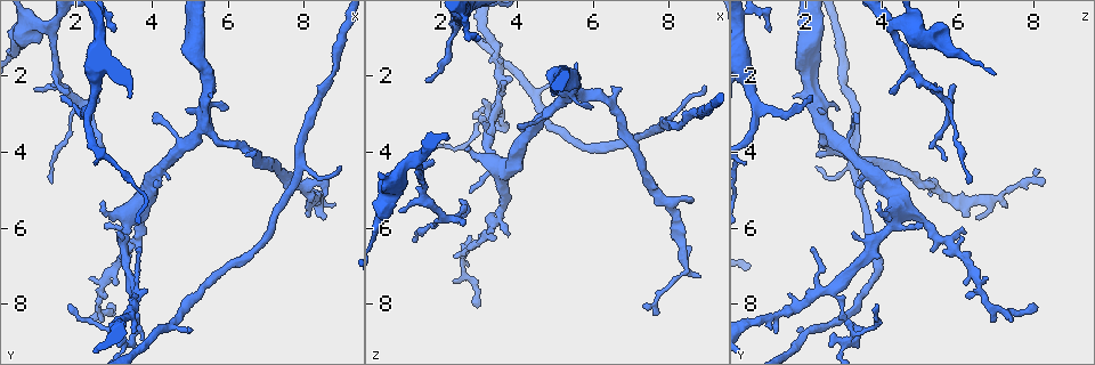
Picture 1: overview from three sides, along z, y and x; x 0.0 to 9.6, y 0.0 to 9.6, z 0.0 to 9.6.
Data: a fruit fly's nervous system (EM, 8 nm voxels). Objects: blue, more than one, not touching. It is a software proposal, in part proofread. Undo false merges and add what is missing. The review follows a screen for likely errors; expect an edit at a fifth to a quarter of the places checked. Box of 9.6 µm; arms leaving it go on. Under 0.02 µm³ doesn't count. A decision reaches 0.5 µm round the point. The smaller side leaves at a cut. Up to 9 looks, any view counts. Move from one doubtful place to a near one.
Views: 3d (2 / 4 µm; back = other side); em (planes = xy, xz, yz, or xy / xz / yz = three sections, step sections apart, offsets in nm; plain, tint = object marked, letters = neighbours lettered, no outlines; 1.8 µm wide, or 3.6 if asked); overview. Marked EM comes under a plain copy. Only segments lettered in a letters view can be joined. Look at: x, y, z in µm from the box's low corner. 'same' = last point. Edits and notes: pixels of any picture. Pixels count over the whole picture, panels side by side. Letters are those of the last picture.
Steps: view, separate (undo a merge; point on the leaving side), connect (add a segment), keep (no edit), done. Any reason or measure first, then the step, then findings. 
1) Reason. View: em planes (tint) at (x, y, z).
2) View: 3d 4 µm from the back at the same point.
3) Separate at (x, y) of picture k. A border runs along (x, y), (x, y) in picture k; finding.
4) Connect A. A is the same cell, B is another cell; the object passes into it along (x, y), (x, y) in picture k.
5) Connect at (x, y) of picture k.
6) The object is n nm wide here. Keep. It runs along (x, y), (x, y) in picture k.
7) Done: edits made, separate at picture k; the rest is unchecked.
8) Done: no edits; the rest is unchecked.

Three arms meet. View: 3d 4 µm at (3.45, 7.60, 2.75).

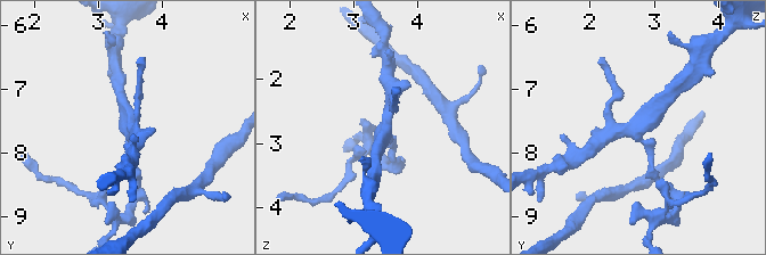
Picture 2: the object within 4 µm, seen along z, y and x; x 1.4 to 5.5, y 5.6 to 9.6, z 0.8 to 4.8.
Now the EM. View: em 3.6 µm planes (tint) at (3.40, 7.65, 2.80).

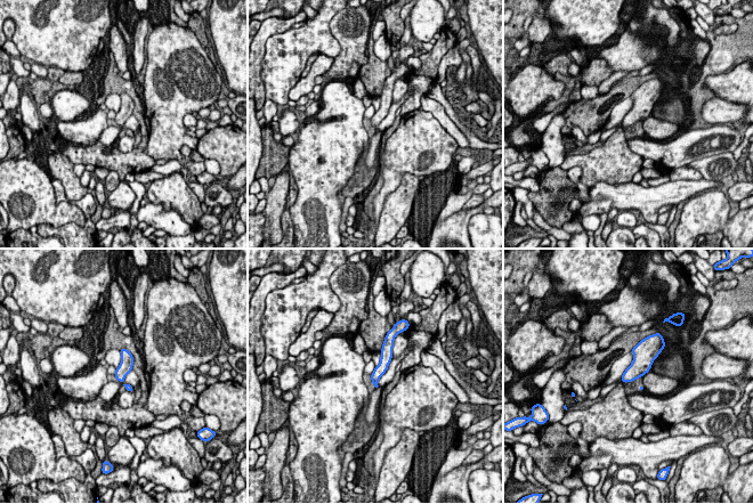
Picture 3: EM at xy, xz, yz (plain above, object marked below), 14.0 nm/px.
View: em 3.6 µm planes (letters) at the same point.

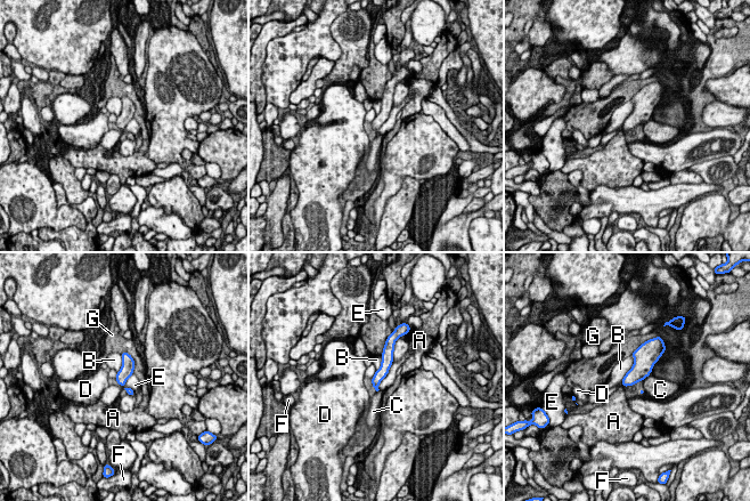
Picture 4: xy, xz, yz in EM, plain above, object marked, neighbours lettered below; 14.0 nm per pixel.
Keep. A, B, C, D, E, F and G are other cells; one cell here.

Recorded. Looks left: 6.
Three arms meet. View: 3d 2 µm at (5.35, 3.30, 2.50).

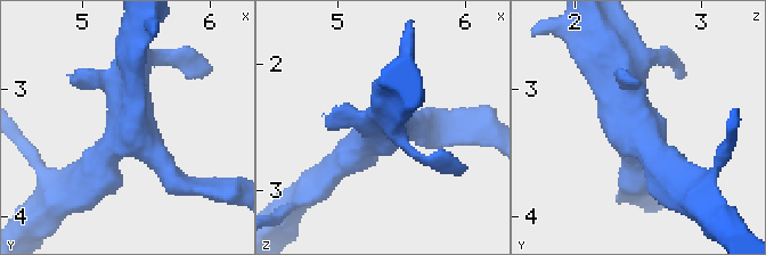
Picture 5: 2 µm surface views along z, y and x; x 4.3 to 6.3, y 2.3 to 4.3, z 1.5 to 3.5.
Need the tissue. View: em yz step 4 (tint) at (5.36, 3.32, 2.54).

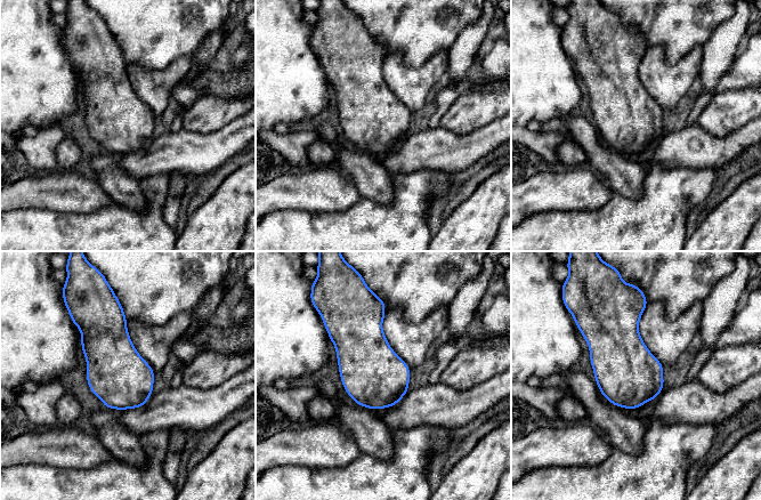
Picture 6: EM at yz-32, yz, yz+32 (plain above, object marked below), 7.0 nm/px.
View: em planes (letters) at the same point.

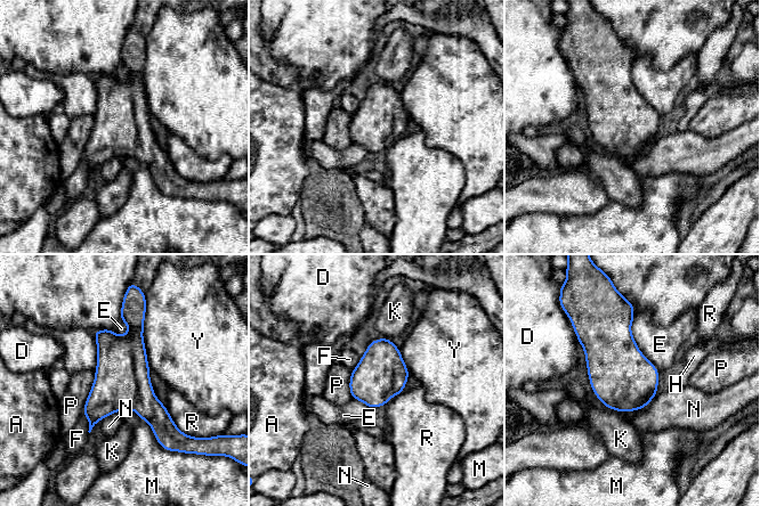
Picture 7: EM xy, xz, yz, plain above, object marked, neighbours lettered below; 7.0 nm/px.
Keep. A, D, E, F, H, K, M, N, P, R and Y are other cells; a border runs along (633, 317), (632, 337), (660, 370) in picture 7; one cell here.

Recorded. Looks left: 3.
Thin end. View: em planes (letters) at (1.60, 2.55, 2.10).

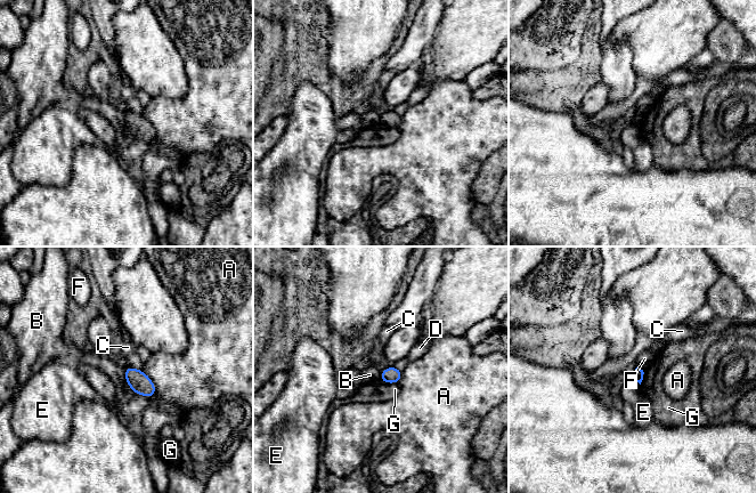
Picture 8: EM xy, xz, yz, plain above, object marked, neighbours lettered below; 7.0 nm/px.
The longest contact is with A, 190 nm. Keep. A, B, C, D, E, F and G are other cells; a border runs along (123, 369), (124, 380) in picture 8; no lettered segment goes on from it.

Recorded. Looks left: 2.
Done: no edits; the rest is unchecked.

